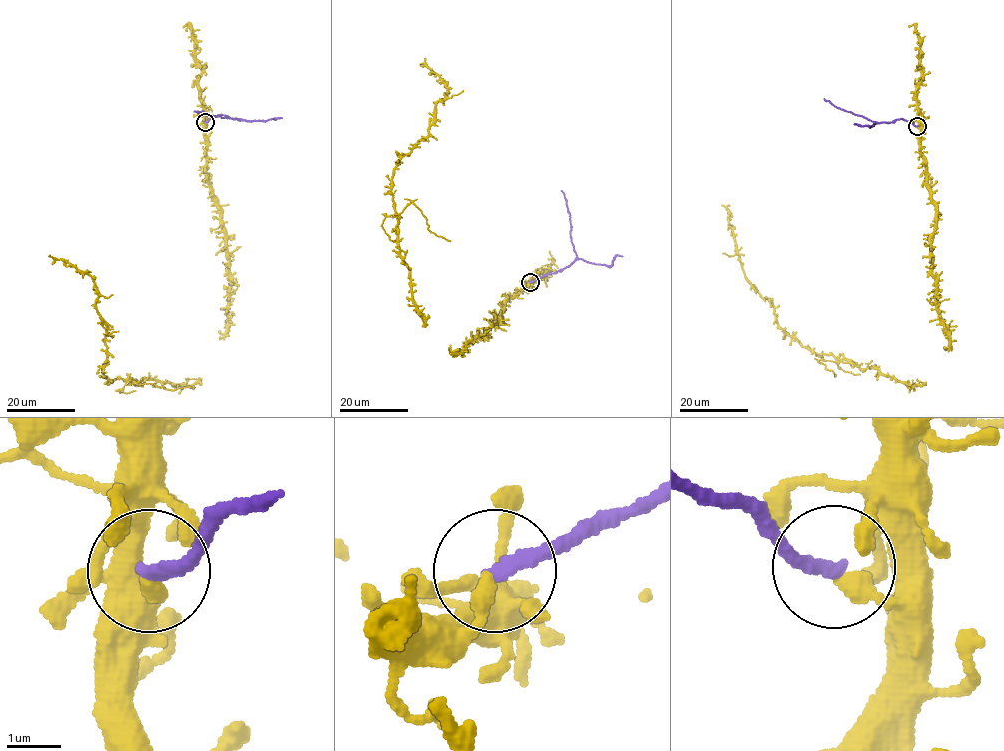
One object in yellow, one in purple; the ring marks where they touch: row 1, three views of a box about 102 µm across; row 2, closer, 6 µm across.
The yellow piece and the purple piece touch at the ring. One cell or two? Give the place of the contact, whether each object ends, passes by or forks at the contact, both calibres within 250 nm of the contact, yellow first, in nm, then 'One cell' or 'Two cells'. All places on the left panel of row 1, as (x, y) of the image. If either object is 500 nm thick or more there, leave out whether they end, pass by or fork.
Place: (205, 122). At the ring yellow ends. At the ring purple ends. Thickness 320 nm (yellow) against 280 nm. Two cells

